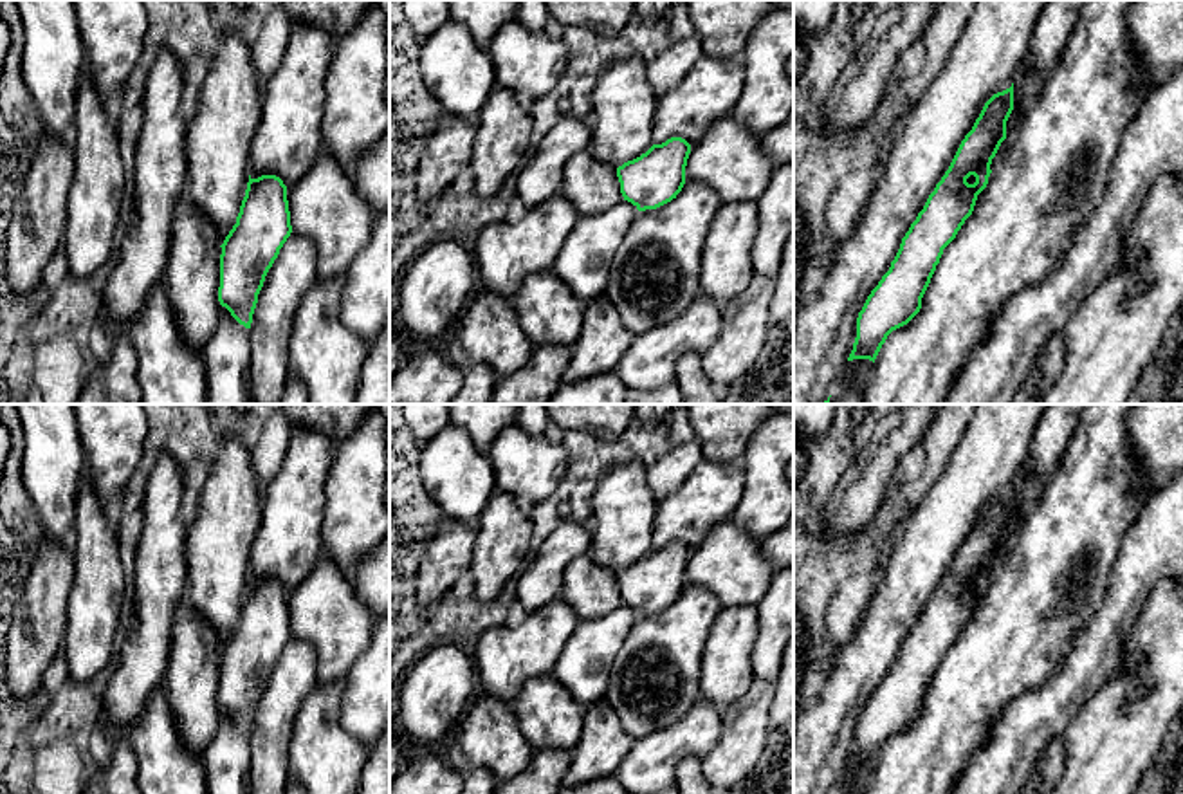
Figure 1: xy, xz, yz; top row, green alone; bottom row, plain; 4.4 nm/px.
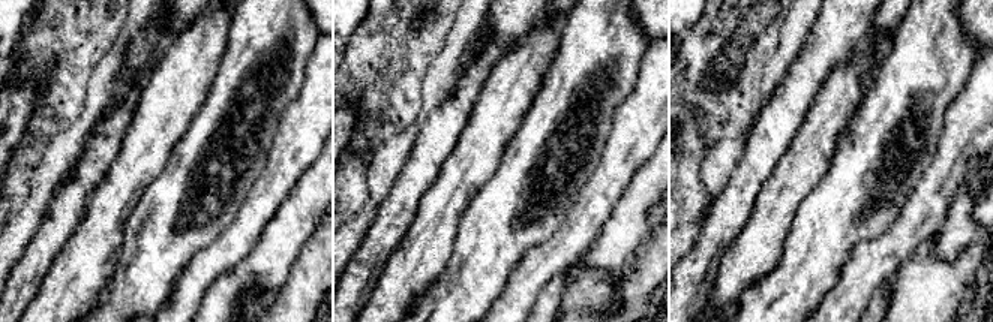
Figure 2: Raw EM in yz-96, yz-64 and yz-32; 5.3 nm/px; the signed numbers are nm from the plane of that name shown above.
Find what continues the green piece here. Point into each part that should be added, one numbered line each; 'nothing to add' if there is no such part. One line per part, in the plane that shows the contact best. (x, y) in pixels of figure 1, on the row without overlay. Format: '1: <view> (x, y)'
nothing to add

